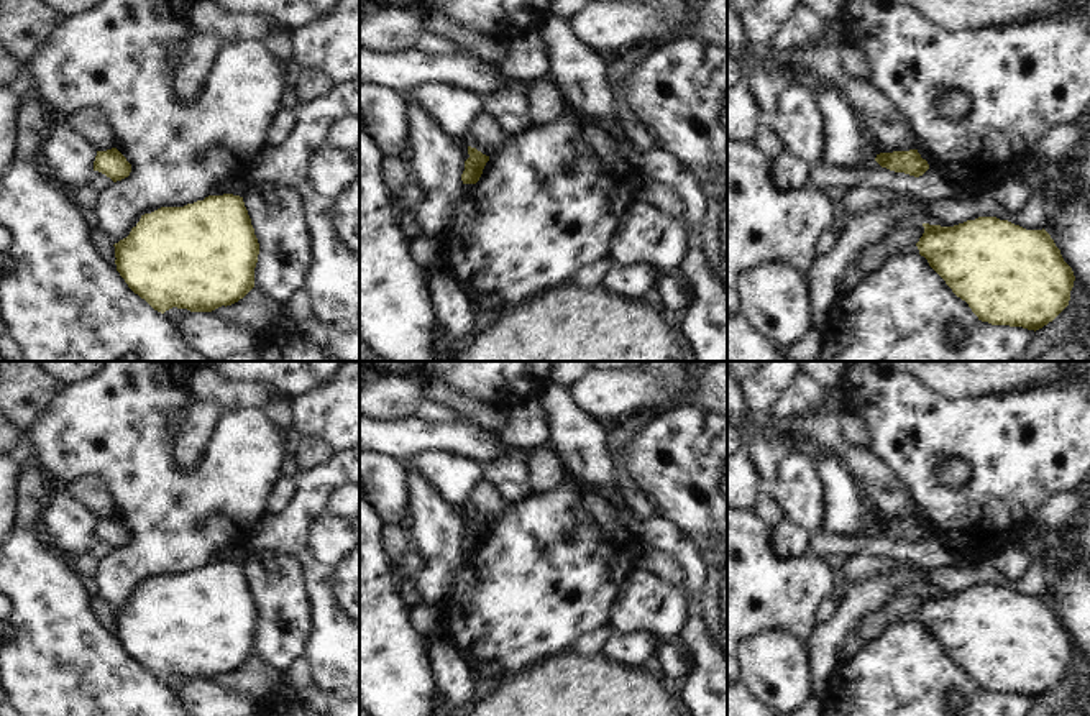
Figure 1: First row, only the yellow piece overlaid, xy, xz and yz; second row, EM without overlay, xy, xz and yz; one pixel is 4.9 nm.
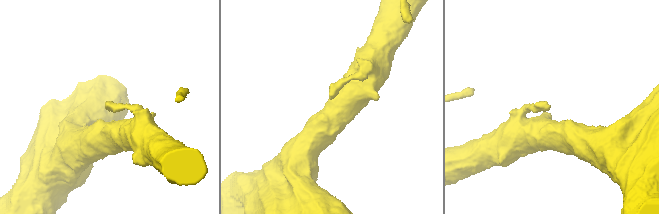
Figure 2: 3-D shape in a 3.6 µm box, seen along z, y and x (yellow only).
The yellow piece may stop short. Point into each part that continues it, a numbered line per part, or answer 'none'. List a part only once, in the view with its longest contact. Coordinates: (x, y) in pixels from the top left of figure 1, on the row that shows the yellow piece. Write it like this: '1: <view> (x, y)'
none

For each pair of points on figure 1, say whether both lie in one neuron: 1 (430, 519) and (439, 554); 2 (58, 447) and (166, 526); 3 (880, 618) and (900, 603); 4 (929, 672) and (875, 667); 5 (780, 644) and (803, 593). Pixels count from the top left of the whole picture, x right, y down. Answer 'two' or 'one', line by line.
1: one
2: one
3: one
4: one
5: two

